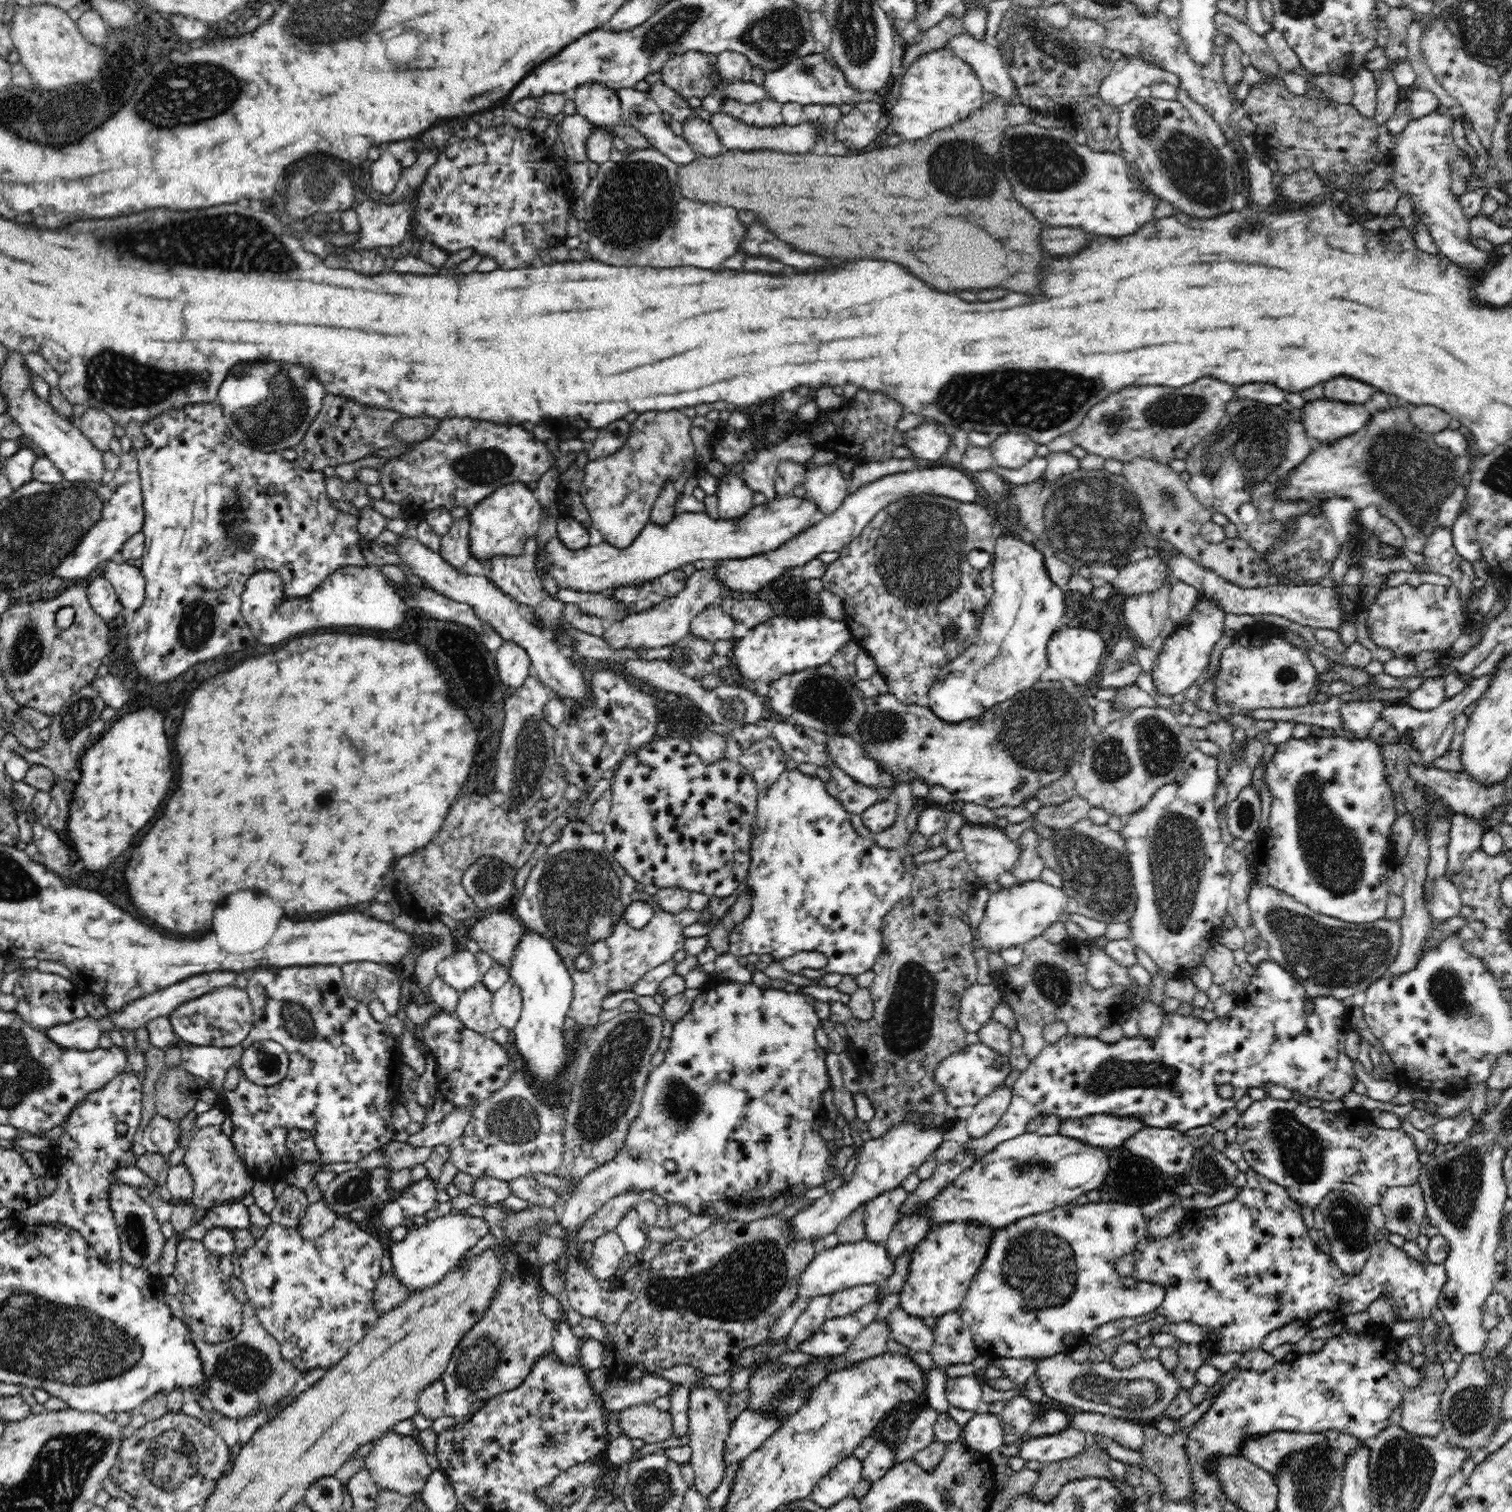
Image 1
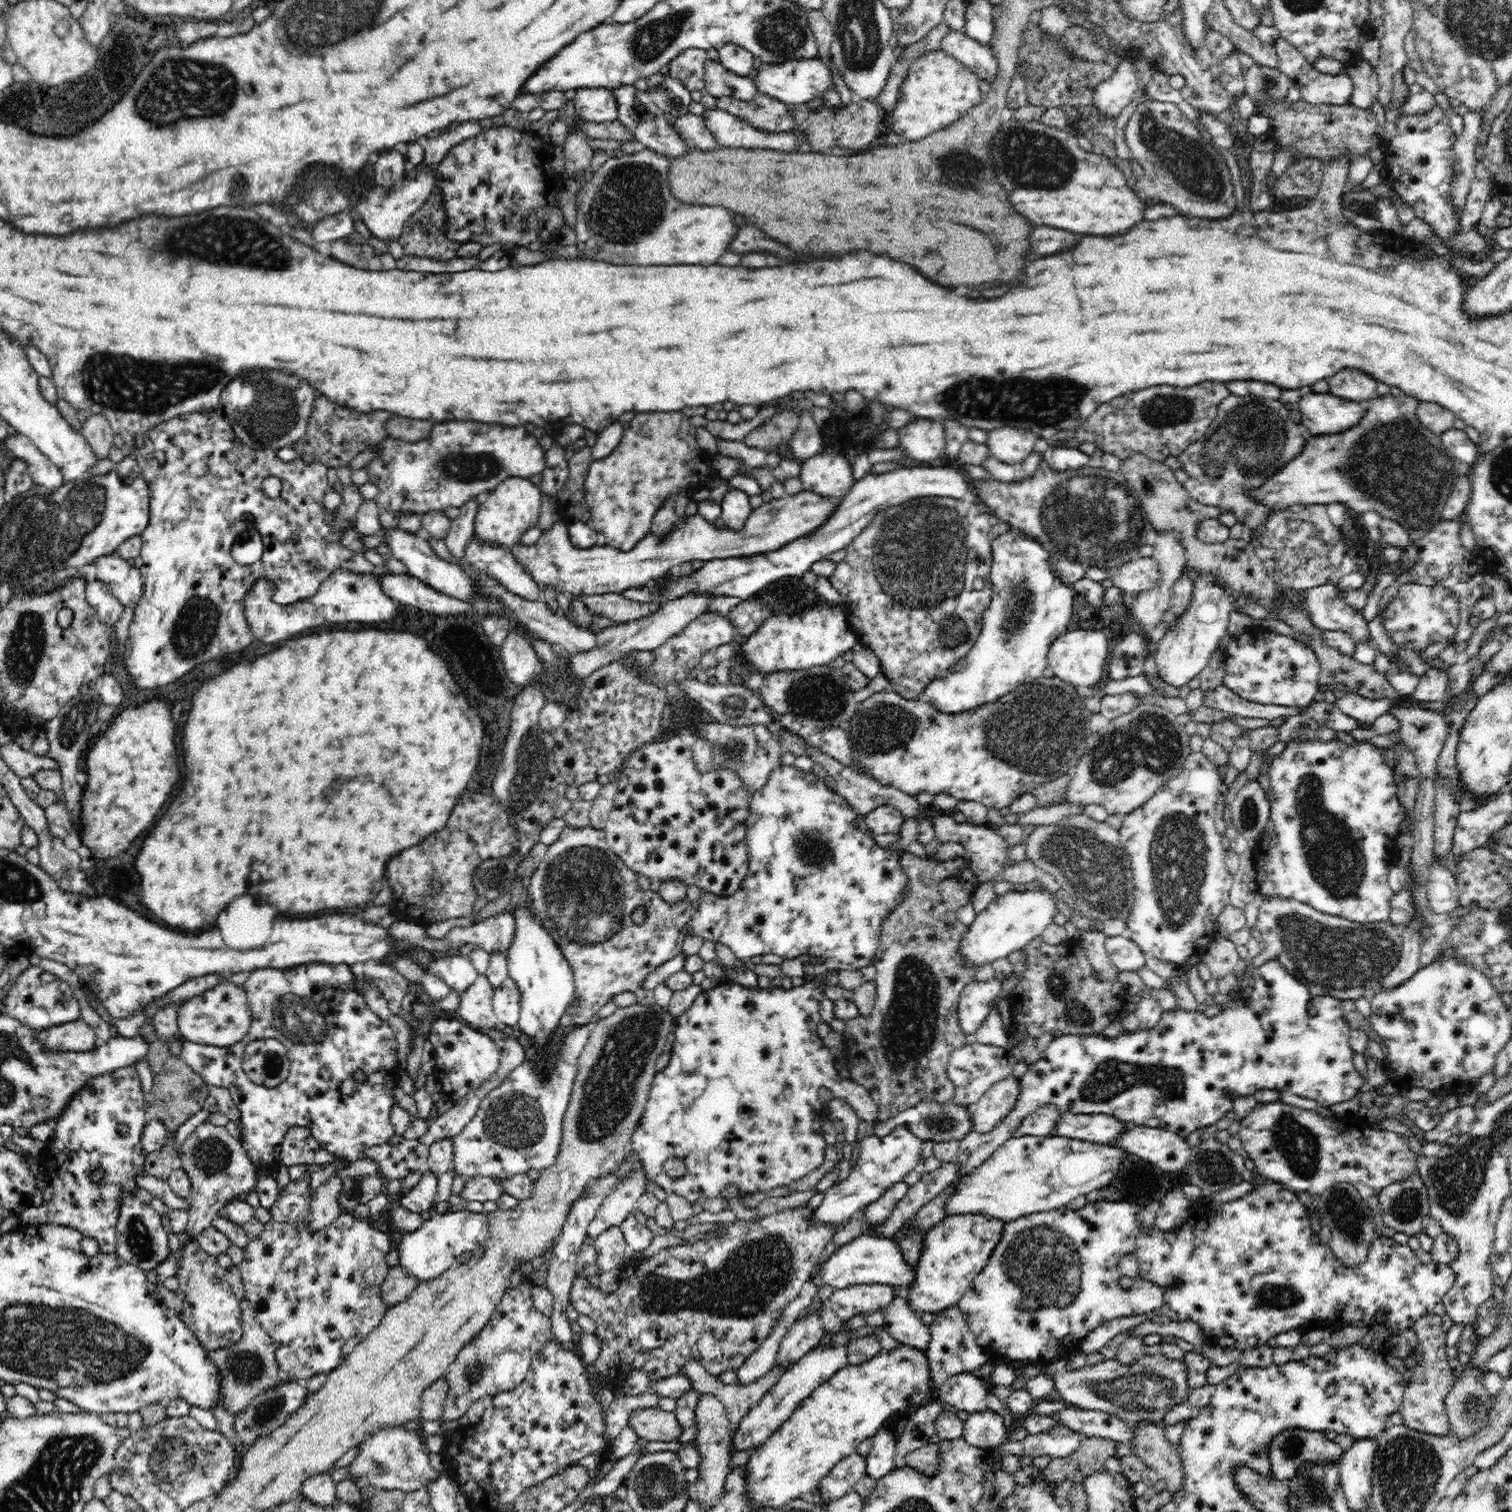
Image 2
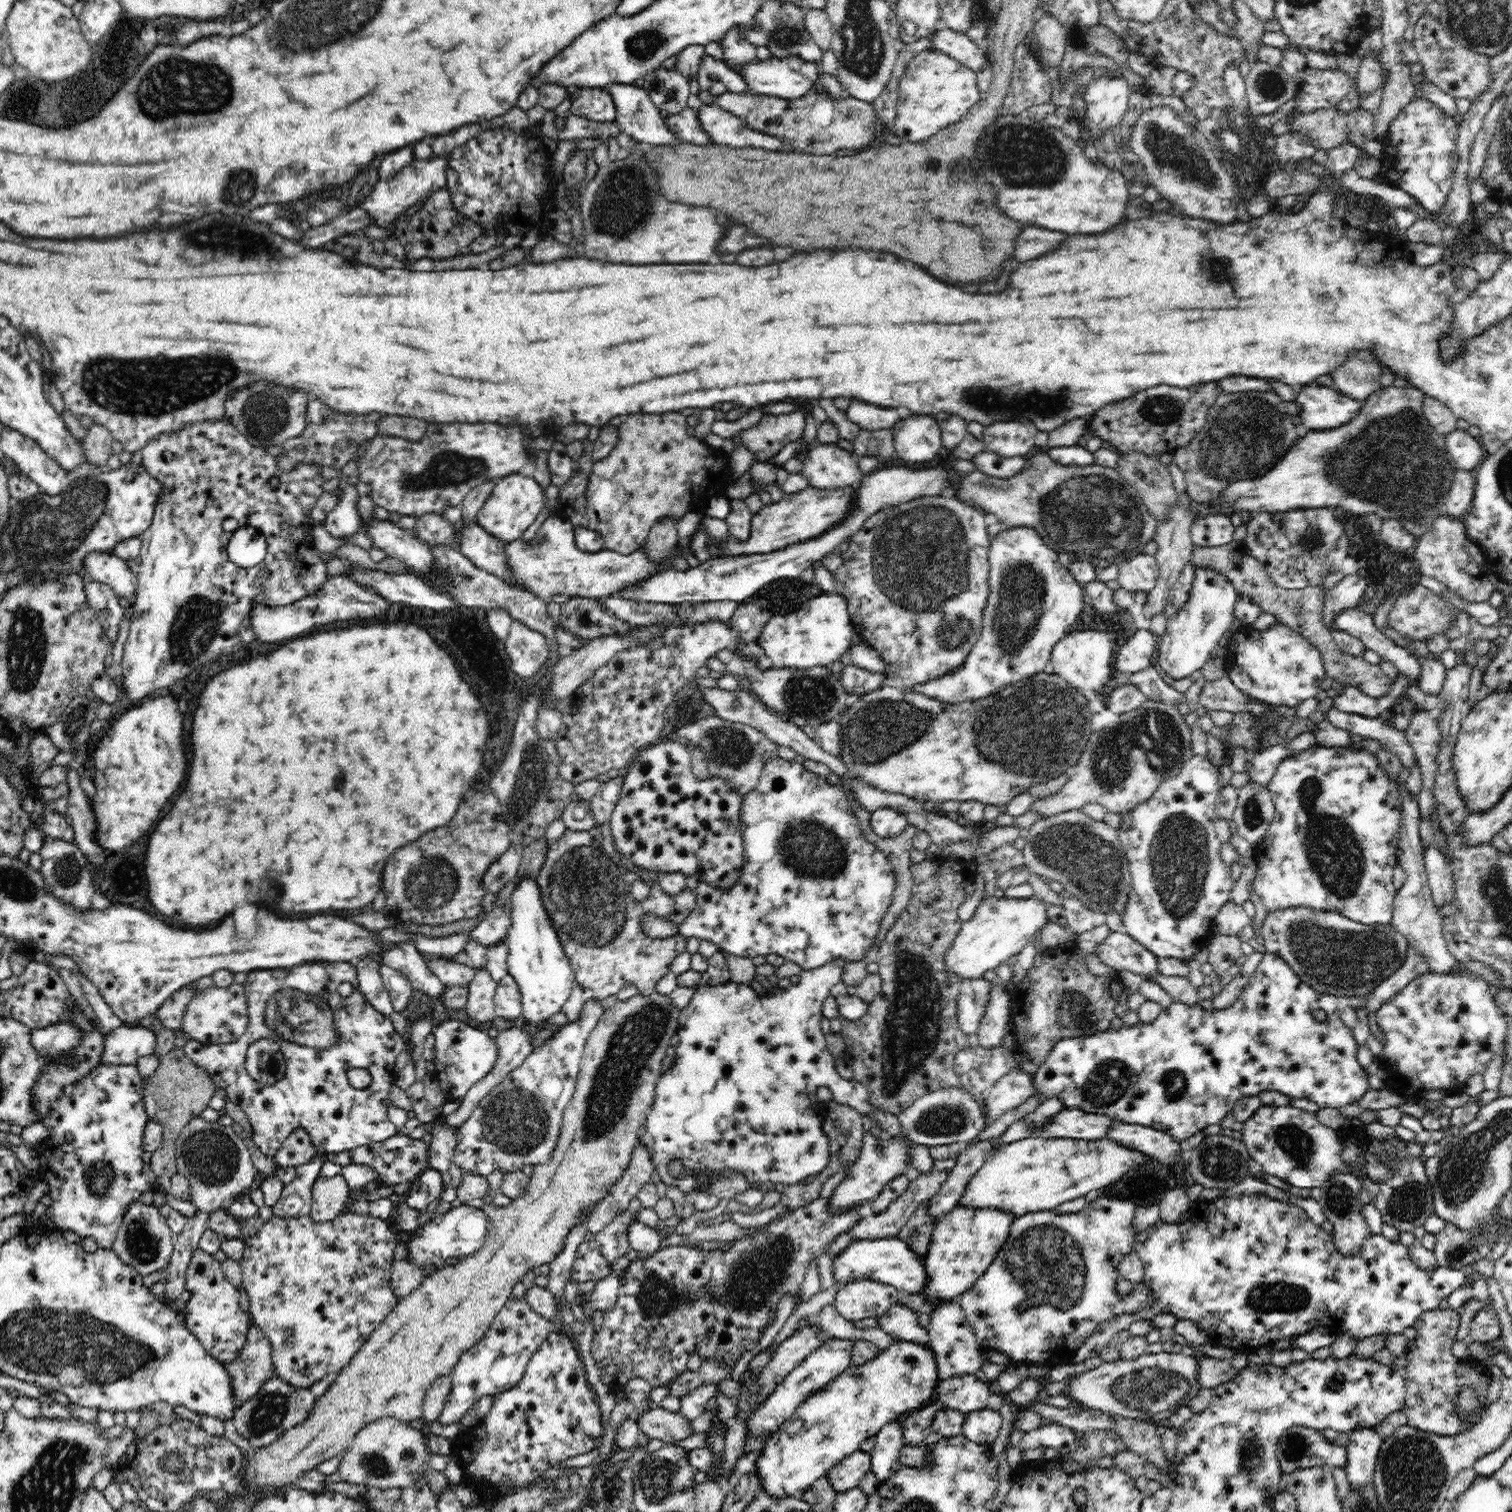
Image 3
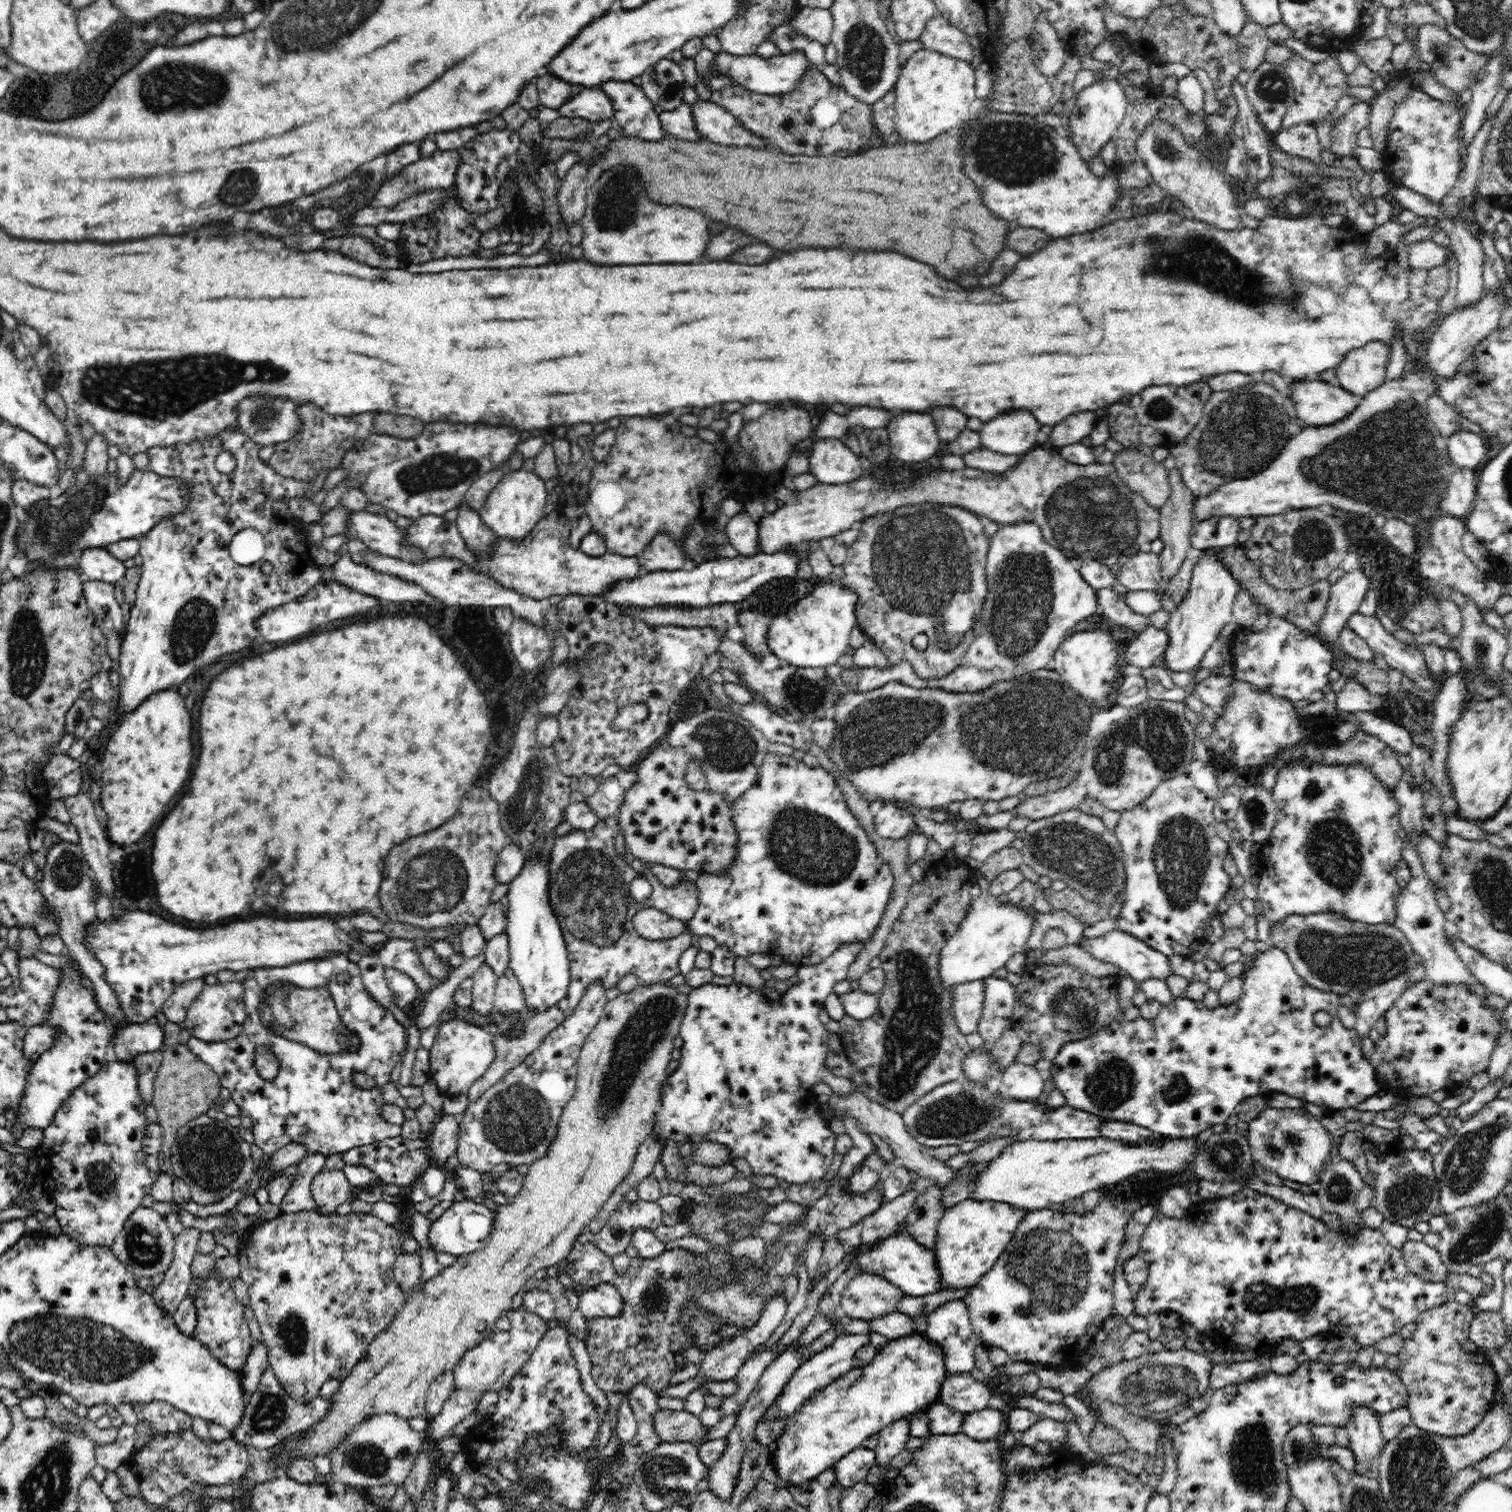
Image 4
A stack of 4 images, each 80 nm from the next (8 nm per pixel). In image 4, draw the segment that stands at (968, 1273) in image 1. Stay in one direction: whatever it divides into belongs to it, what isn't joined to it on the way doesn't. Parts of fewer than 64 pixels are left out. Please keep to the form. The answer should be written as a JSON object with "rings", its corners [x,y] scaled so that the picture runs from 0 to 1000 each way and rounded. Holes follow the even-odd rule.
{"rings":[[[643,793],[625,800],[616,826],[622,841],[622,853],[638,853],[647,849],[664,829],[679,803],[680,801],[665,796]]]}

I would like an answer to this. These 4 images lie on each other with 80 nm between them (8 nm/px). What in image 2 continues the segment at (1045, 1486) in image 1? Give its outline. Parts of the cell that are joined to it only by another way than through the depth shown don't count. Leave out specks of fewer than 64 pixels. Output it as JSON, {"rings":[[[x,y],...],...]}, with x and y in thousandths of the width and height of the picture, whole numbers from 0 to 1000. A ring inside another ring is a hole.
{"rings":[[[716,950],[714,956],[706,963],[694,965],[694,968],[688,972],[690,983],[696,987],[704,979],[716,980],[720,976],[726,972],[731,972],[730,968],[737,963],[739,954],[726,950]]]}

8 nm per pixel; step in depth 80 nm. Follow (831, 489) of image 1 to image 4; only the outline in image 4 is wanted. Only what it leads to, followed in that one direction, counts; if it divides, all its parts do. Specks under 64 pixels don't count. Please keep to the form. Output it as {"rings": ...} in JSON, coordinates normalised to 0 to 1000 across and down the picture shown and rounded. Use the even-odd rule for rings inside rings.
{"rings":[[[547,290],[540,292],[536,298],[534,304],[534,313],[537,313],[540,319],[557,320],[562,319],[571,315],[571,310],[569,308],[567,301],[563,300],[555,290]]]}

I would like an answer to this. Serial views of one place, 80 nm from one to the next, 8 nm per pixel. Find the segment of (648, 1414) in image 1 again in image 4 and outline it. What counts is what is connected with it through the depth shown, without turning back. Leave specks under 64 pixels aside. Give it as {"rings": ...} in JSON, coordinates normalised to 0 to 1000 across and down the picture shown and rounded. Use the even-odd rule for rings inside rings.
{"rings":[[[436,931],[431,935],[431,944],[438,954],[464,954],[467,945],[464,944],[463,938],[459,935]]]}

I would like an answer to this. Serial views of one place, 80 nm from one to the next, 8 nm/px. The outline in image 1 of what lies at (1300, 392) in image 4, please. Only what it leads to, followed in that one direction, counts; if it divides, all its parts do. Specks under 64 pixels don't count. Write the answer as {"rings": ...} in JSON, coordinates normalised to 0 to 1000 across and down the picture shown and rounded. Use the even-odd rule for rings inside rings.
{"rings":[[[870,265],[865,266],[861,271],[860,278],[870,294],[880,294],[903,282],[909,270]]]}

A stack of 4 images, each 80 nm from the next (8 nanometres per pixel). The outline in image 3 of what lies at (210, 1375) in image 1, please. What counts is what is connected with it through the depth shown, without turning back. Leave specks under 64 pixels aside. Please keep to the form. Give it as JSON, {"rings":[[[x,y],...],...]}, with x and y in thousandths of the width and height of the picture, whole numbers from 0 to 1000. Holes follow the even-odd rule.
{"rings":[[[161,852],[158,853],[158,862],[159,863],[159,866],[165,870],[163,888],[161,888],[160,892],[157,893],[157,897],[152,901],[147,901],[149,905],[150,909],[152,910],[152,913],[153,913],[155,927],[157,929],[167,925],[178,911],[183,909],[181,901],[180,900],[180,890],[179,886],[167,874],[165,868],[165,859]]]}

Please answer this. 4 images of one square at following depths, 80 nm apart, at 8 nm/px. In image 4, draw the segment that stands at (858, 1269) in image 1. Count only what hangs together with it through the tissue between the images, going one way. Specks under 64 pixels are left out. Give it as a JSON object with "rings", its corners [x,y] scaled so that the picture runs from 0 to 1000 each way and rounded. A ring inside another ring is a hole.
{"rings":[[[593,816],[590,818],[565,825],[566,827],[563,837],[567,838],[568,843],[575,843],[591,849],[600,857],[612,857],[622,854],[622,841],[620,839],[619,830],[616,826],[609,824],[603,817]]]}

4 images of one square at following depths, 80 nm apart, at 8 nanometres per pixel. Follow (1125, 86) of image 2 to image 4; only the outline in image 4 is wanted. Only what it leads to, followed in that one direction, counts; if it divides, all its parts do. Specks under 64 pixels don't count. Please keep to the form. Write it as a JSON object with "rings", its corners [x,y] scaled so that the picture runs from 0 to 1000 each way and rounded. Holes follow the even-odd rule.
{"rings":[[[725,52],[713,62],[713,66],[707,77],[708,92],[717,106],[720,106],[722,103],[727,102],[731,93],[735,93],[738,85],[744,79],[746,69],[744,56],[739,52]]]}

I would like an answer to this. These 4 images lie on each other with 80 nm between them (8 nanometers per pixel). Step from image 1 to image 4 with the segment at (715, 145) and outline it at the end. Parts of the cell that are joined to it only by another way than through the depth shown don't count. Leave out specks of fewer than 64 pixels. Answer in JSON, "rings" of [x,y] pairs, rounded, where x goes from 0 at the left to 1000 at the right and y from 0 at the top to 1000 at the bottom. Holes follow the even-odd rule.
{"rings":[[[451,68],[445,73],[438,73],[436,77],[438,85],[442,90],[456,93],[463,93],[466,92],[461,87],[458,74],[455,68]]]}

